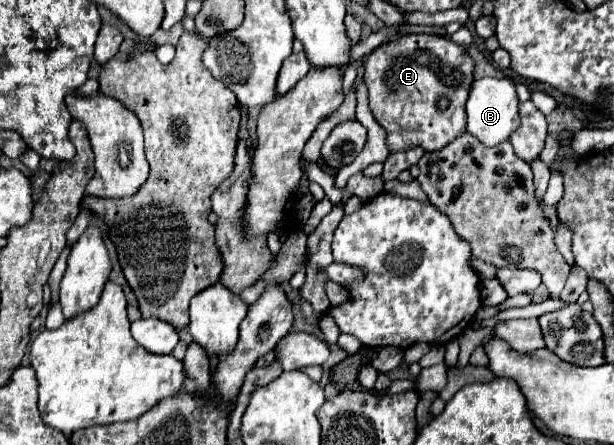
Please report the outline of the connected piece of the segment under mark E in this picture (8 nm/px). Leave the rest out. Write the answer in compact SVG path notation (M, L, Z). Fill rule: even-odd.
M401 35L379 45L365 59L365 83L369 87L369 109L379 125L387 131L389 151L401 151L421 145L425 151L437 151L453 137L465 131L465 101L473 83L475 61L449 37L437 35Z

